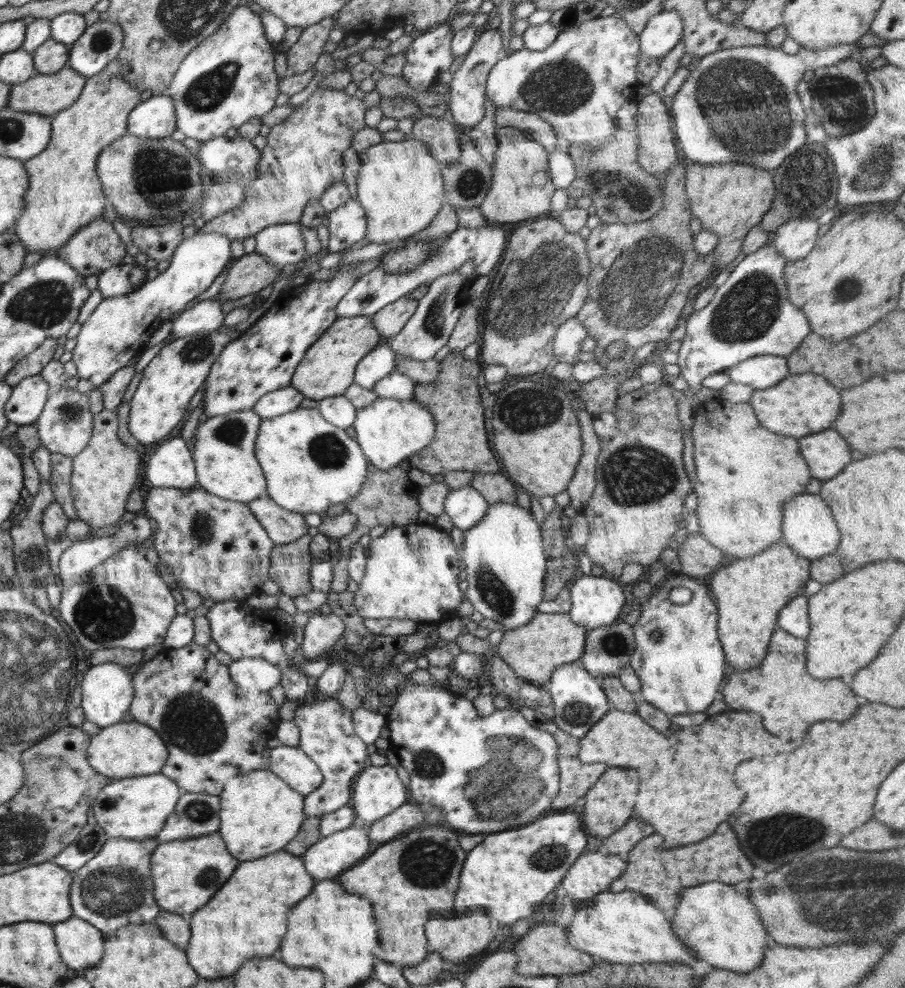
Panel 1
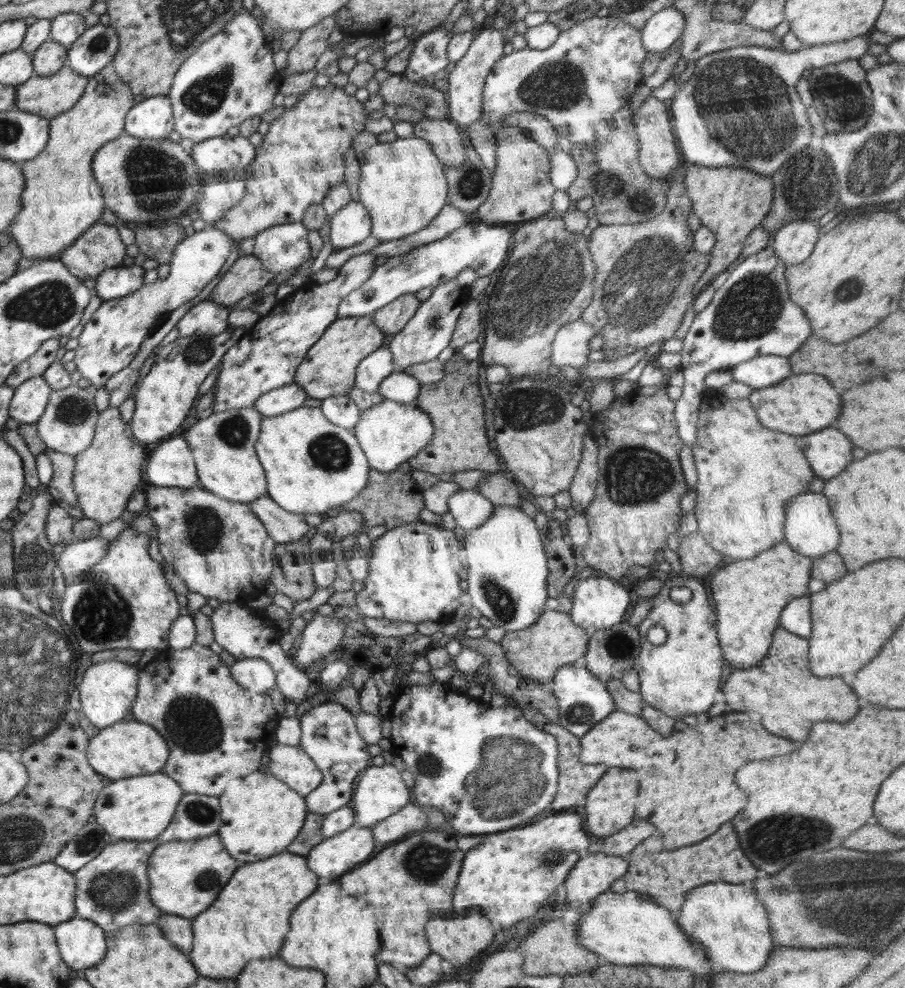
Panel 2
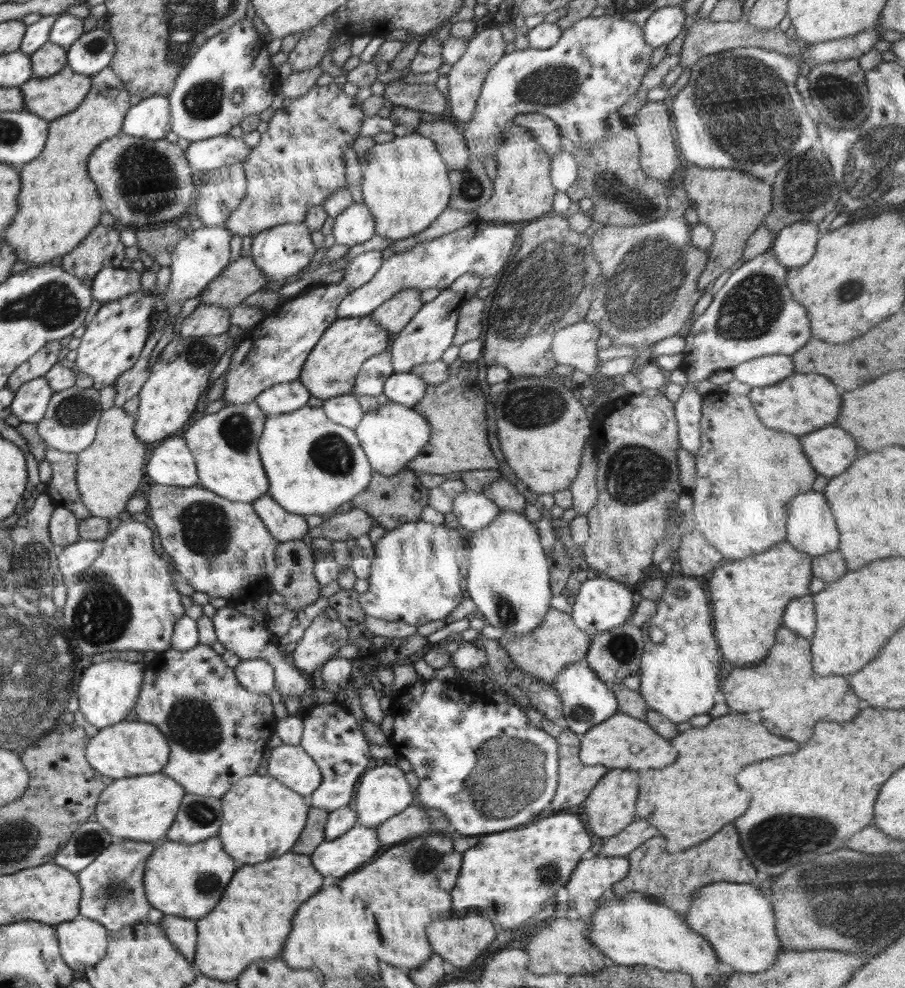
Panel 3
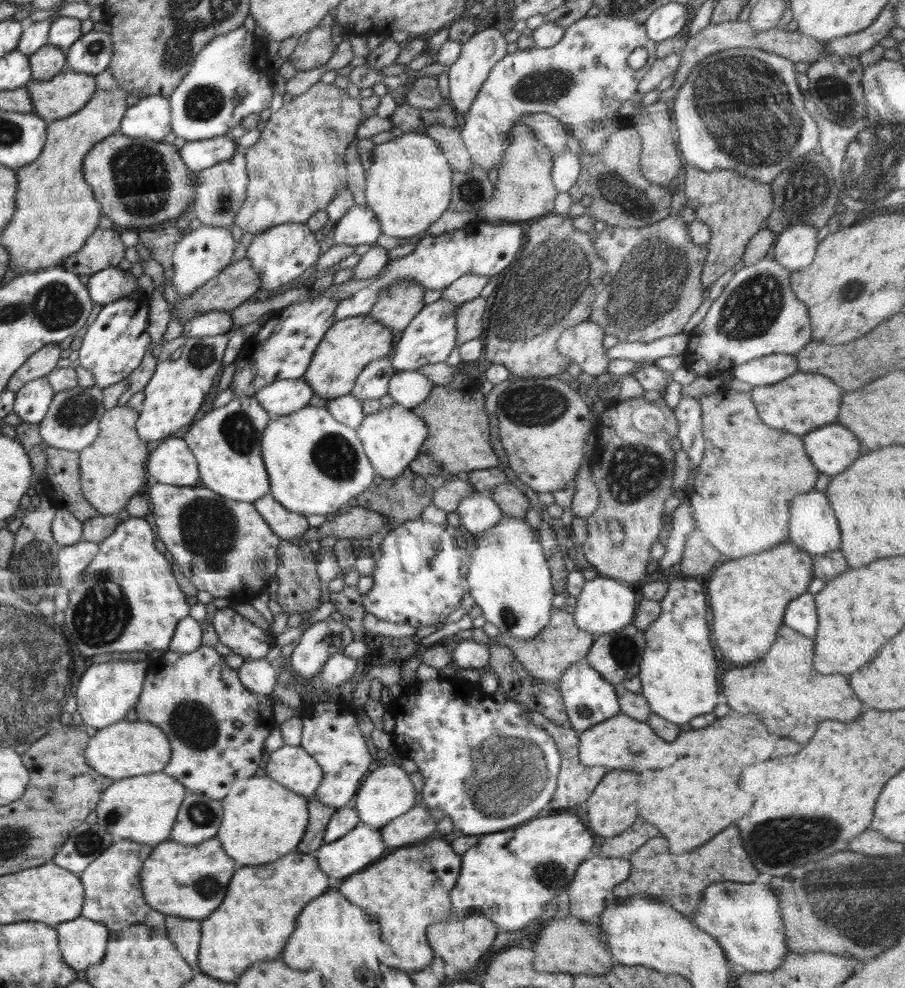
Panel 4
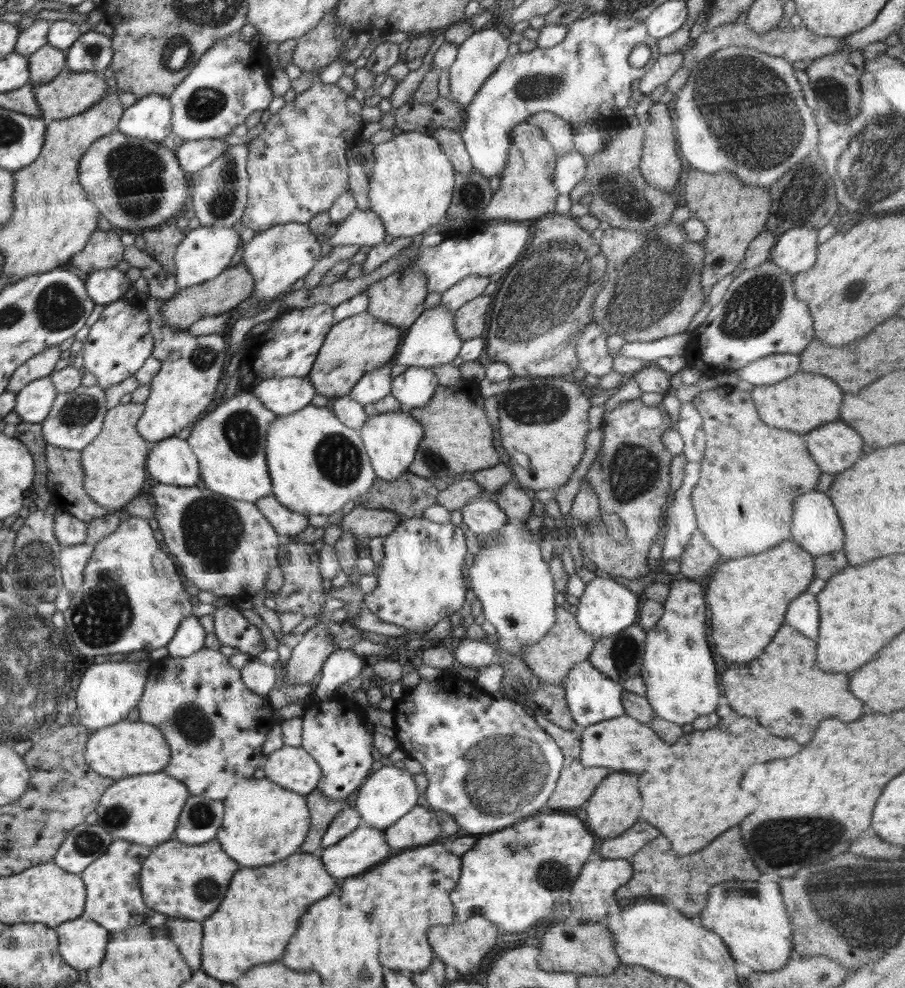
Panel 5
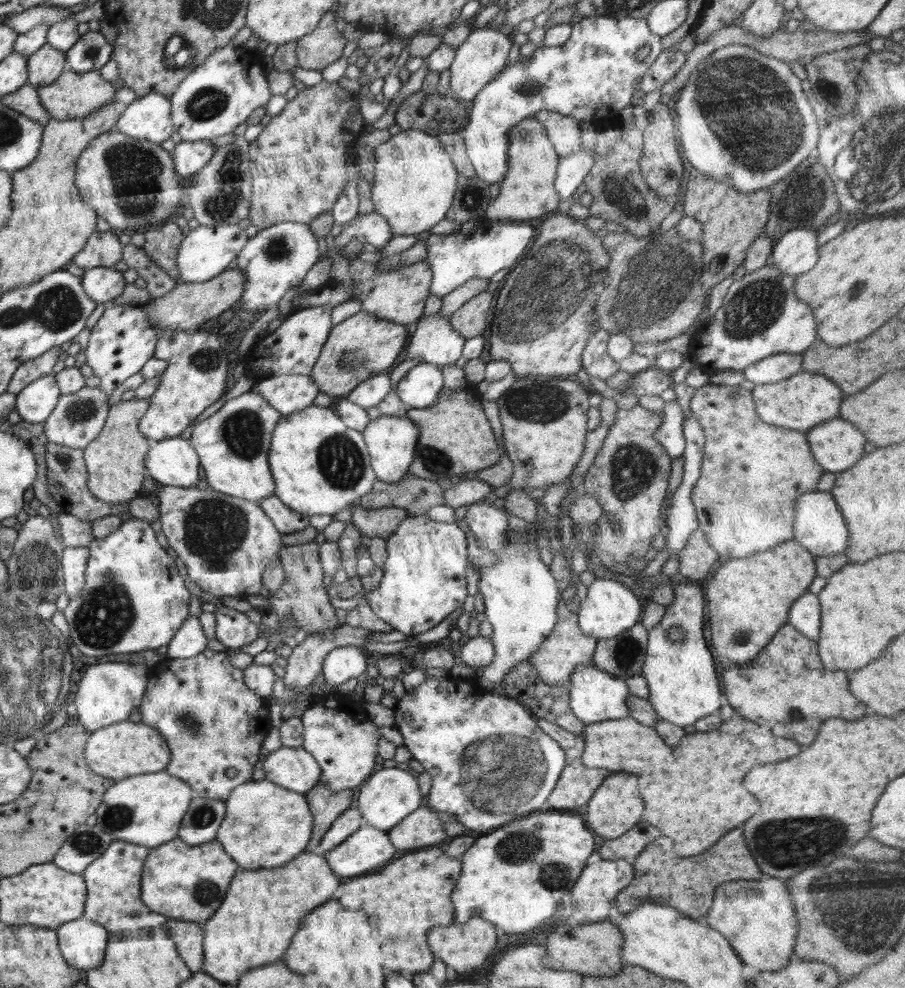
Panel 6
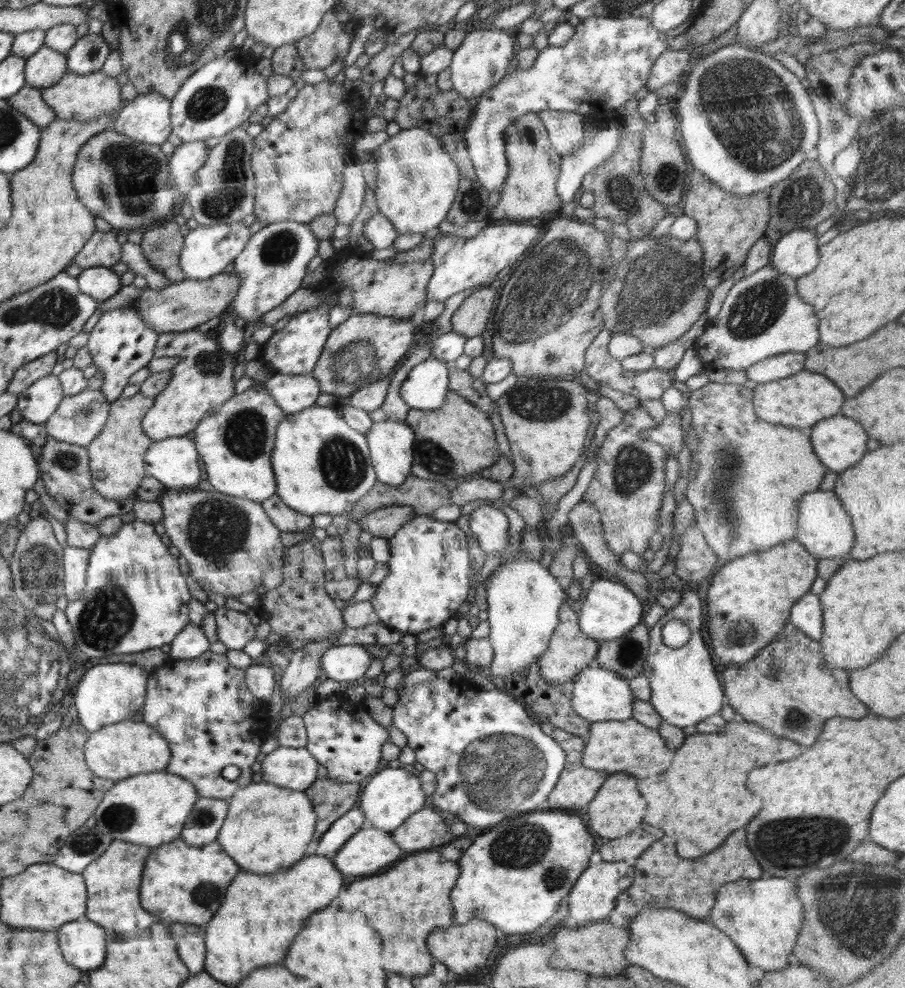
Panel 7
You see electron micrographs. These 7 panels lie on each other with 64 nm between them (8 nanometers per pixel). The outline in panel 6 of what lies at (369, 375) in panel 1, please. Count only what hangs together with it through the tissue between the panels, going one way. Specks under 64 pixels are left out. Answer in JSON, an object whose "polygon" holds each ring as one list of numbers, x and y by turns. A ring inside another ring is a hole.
{"polygon":[[386,370,360,382,346,398,352,404,367,409,378,406,390,392,391,386,390,372]]}

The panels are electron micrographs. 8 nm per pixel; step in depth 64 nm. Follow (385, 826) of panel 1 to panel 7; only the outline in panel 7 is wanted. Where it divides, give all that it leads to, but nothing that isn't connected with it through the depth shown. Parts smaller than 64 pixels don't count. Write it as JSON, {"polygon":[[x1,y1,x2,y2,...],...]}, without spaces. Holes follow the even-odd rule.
{"polygon":[[430,804,412,814,404,824,391,833,394,843,402,850,426,850,432,846,440,846,452,840,448,824,445,824,439,810]]}

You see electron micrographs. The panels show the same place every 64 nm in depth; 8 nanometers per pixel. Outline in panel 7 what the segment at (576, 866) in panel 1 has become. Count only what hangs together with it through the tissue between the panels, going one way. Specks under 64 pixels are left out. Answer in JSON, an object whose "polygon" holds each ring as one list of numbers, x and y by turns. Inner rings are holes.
{"polygon":[[601,861,588,866,569,892,569,924,583,927,597,921,608,919,608,914,615,908,619,894,622,894,634,880,634,868,626,862]]}

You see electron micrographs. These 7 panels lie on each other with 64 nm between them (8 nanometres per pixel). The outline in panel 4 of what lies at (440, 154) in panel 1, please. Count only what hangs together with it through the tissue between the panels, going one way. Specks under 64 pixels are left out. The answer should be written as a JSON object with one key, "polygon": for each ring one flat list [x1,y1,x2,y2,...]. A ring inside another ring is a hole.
{"polygon":[[434,125,426,128,424,133,438,143,452,170,467,171,472,168,474,162,459,129]]}

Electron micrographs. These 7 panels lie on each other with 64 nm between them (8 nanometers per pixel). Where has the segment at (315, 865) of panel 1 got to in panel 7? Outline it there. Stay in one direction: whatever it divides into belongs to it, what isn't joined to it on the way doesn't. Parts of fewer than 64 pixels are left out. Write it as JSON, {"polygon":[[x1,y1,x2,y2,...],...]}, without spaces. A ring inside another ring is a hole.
{"polygon":[[365,825,332,856,342,875,372,874,402,859,402,849,388,832]]}

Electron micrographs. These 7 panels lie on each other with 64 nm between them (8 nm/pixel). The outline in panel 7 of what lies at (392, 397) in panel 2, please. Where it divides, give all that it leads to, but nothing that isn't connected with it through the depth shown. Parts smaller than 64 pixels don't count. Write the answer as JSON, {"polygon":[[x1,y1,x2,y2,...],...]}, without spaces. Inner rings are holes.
{"polygon":[[434,358,420,362,402,382,400,397,411,409,434,410,444,406,451,391,449,373,452,367]]}

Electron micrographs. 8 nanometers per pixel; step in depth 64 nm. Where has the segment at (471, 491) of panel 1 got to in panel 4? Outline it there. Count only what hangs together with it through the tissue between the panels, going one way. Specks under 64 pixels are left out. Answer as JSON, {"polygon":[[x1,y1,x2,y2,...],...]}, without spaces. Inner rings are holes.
{"polygon":[[472,493,465,496,456,507,461,525,474,536,494,526,504,516,499,506,488,494]]}

